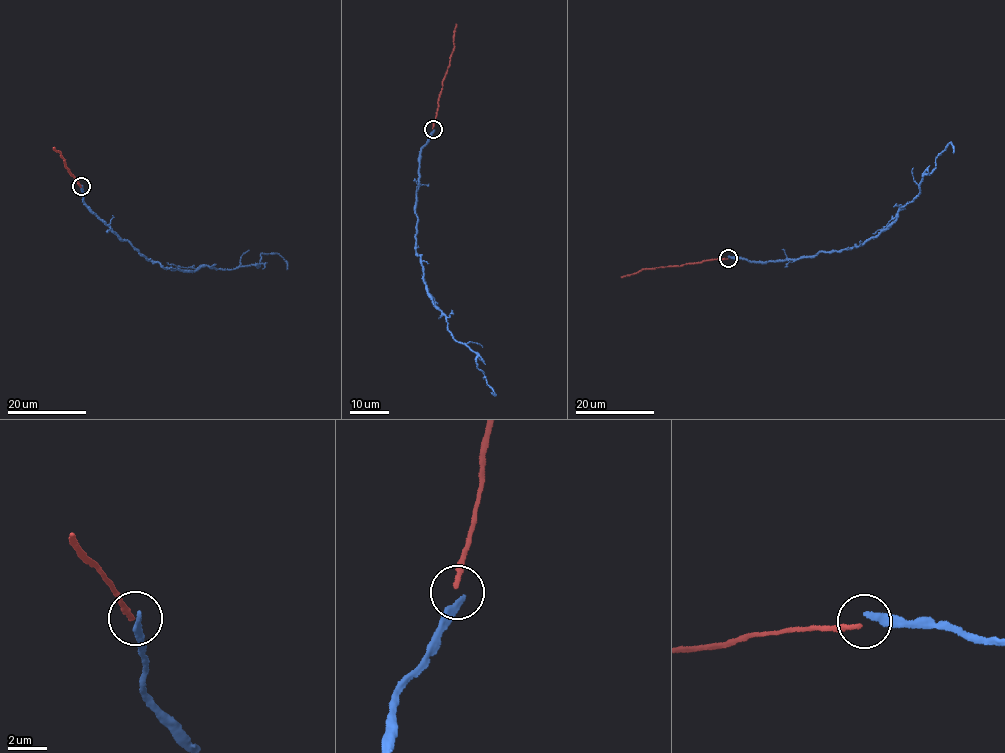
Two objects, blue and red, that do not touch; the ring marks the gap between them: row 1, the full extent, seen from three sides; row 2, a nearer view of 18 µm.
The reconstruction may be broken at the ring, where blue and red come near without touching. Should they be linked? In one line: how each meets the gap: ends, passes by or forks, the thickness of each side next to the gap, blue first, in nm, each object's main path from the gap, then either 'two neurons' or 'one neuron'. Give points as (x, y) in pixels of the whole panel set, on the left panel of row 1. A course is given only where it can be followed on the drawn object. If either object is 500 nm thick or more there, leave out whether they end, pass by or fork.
blue ends; red ends; calibres 280 and 200 nm; course blue (82, 186), (92, 212), (166, 269), (259, 267), (260, 254), (266, 253), (278, 254), (286, 269); course red (81, 187), (54, 148); two neurons

